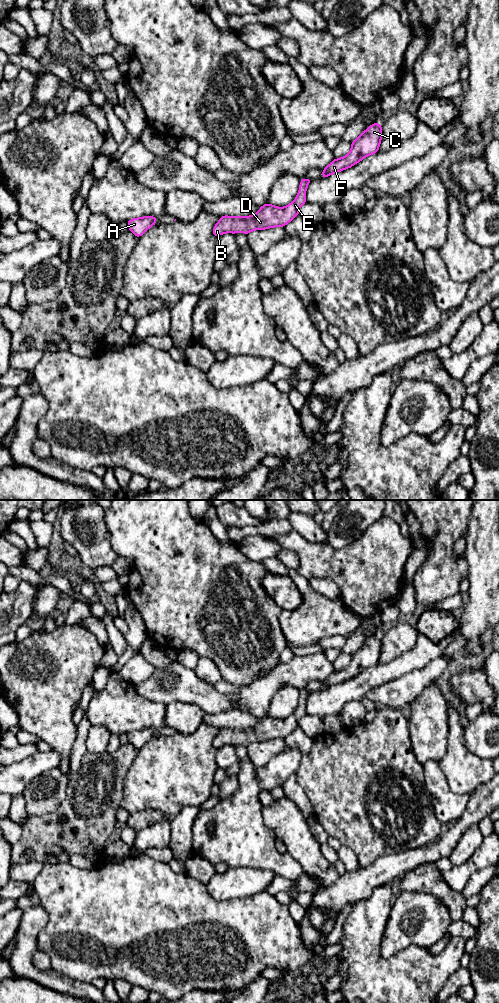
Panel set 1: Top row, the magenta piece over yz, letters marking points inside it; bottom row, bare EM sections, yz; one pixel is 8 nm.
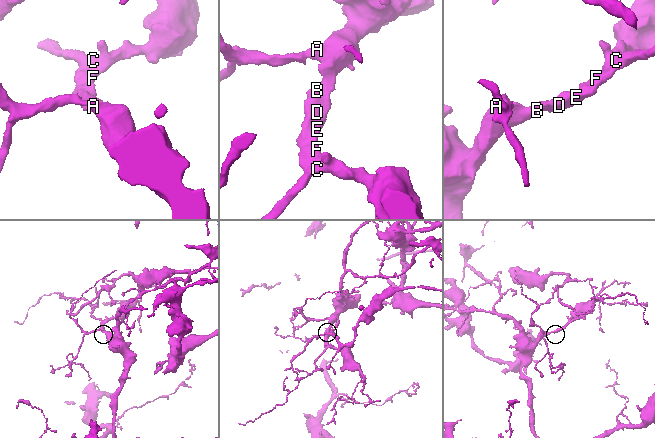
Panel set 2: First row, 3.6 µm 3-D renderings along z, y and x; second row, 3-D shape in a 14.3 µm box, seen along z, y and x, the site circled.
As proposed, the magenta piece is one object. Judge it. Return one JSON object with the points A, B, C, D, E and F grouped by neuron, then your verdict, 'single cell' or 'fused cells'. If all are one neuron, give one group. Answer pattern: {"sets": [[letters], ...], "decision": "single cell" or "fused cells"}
{"sets": [["A", "B", "C", "D", "E", "F"]], "decision": "single cell"}

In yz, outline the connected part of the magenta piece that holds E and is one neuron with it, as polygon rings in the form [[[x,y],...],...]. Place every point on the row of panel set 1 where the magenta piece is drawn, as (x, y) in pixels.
[[[302,178],[299,192],[293,202],[286,207],[277,207],[270,203],[261,206],[258,212],[247,217],[223,215],[213,228],[214,237],[224,233],[242,232],[248,234],[254,230],[284,227],[299,215],[299,208],[306,204],[306,189],[313,180]]]

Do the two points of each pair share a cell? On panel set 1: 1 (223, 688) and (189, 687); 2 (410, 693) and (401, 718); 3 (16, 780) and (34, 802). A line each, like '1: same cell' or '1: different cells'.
1: different cells
2: different cells
3: different cells

